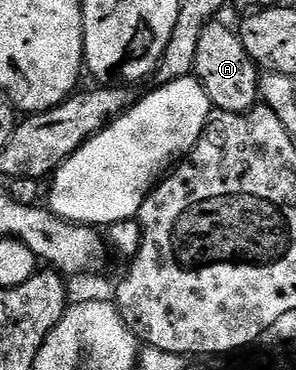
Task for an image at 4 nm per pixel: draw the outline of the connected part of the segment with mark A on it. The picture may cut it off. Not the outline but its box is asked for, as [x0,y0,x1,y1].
[194,23,261,112]

